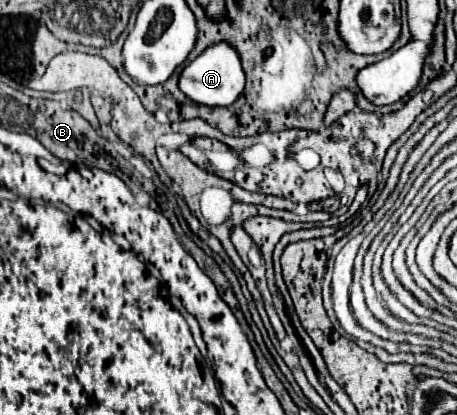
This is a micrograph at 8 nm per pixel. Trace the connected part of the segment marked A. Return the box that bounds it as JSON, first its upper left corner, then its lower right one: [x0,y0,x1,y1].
[179,42,245,106]

